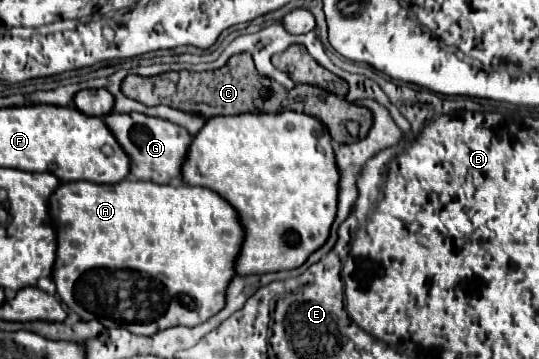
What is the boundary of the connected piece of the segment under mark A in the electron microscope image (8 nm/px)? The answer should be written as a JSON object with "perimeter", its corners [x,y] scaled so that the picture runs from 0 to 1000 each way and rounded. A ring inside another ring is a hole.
{"perimeter":[[[228,501],[221,513],[176,513],[176,507],[121,507],[106,524],[106,535],[95,546],[91,563],[95,602],[106,624],[106,730],[98,741],[98,786],[106,791],[106,819],[113,825],[117,847],[150,880],[150,891],[184,891],[195,903],[195,914],[232,914],[247,930],[262,936],[284,936],[306,914],[317,908],[365,908],[384,897],[391,880],[410,869],[417,858],[421,830],[421,797],[429,774],[436,769],[436,730],[447,702],[451,669],[455,669],[455,635],[443,613],[440,585],[410,552],[403,535],[373,524],[373,518],[299,518],[288,507],[262,507],[262,501]]]}

